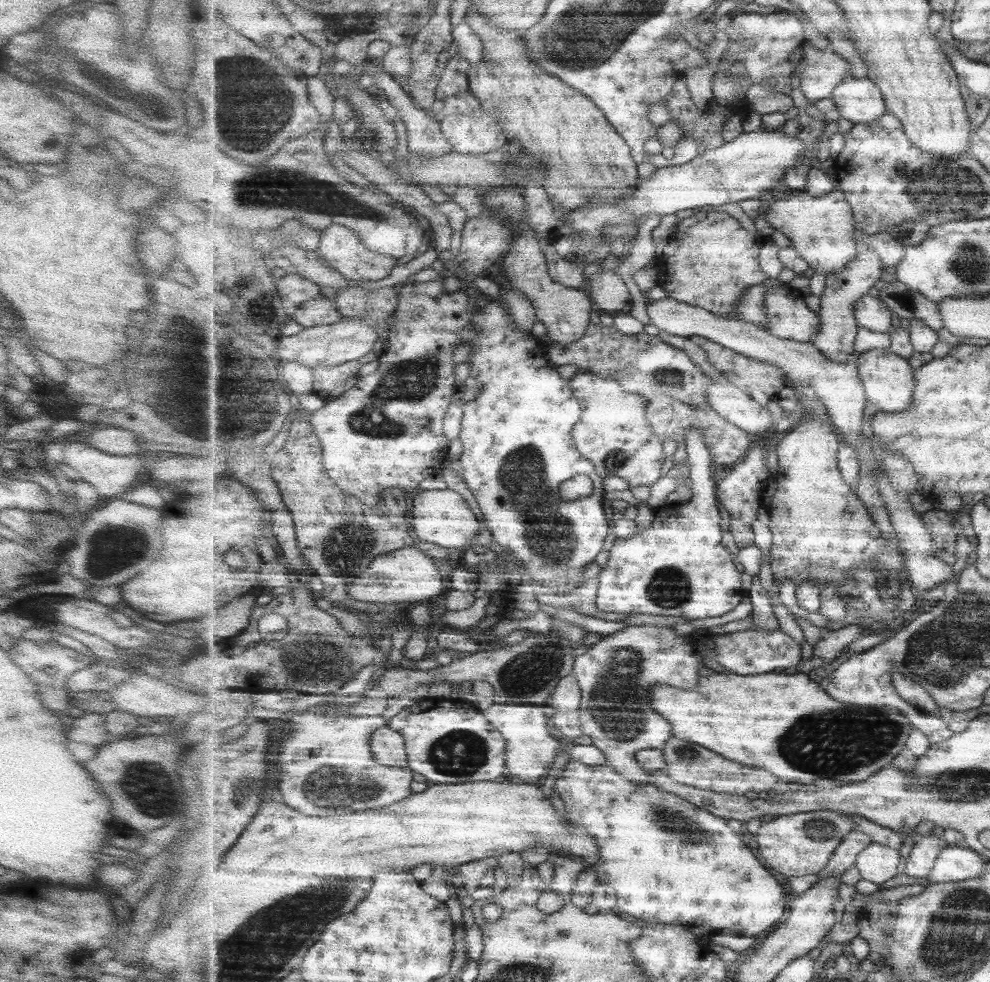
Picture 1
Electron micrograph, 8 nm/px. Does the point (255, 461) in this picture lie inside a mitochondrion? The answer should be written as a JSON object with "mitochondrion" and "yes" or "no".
{"mitochondrion":"no"}

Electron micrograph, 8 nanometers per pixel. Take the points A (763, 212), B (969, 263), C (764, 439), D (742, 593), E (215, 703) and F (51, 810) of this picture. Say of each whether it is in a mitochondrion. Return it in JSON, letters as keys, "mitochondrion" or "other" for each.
{"A":"other","B":"mitochondrion","C":"other","D":"other","E":"other","F":"other"}

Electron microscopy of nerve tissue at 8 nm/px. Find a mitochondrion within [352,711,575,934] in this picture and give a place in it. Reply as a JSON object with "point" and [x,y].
{"point":[460,753]}

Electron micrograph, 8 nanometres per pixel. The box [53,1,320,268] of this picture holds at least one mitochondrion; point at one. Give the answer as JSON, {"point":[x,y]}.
{"point":[253,123]}

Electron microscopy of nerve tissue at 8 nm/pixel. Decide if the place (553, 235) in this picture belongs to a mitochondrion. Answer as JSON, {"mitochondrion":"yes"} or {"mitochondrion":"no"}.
{"mitochondrion":"no"}

